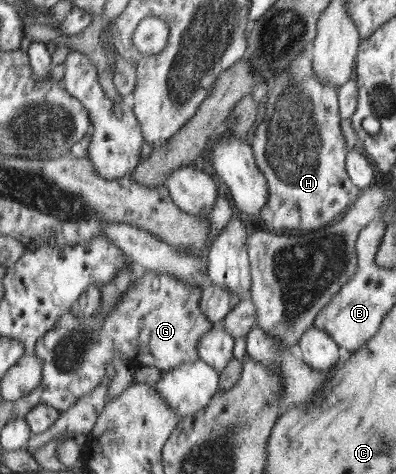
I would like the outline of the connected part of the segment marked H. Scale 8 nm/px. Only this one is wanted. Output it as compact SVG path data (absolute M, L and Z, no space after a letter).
M304 49L284 73L269 81L264 117L253 129L251 147L268 182L268 203L258 218L262 229L277 234L326 227L340 220L362 193L347 172L338 87L324 85L314 75L311 57L309 49Z

